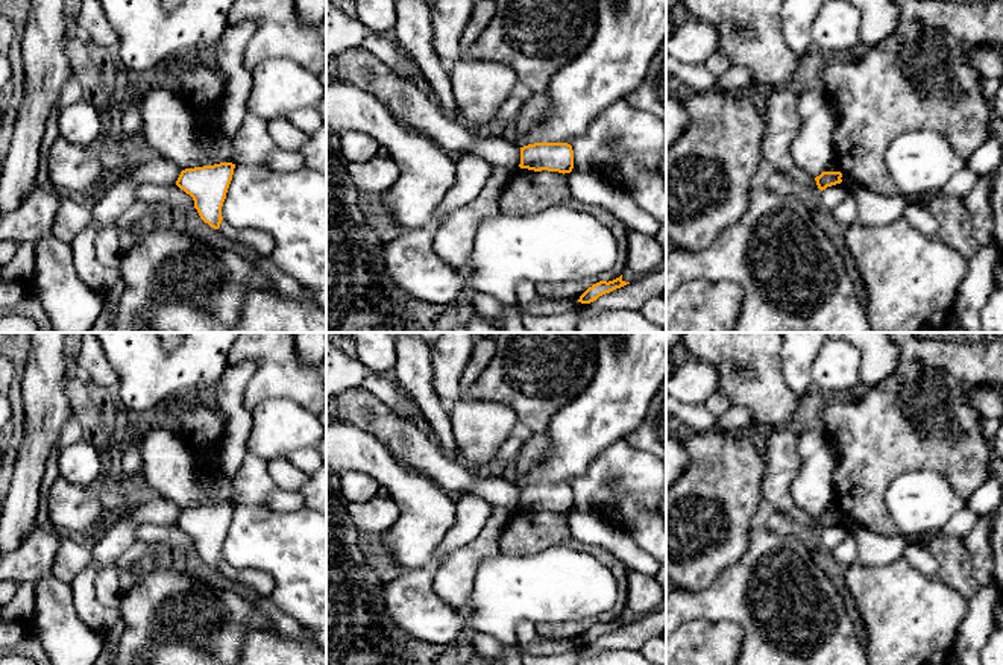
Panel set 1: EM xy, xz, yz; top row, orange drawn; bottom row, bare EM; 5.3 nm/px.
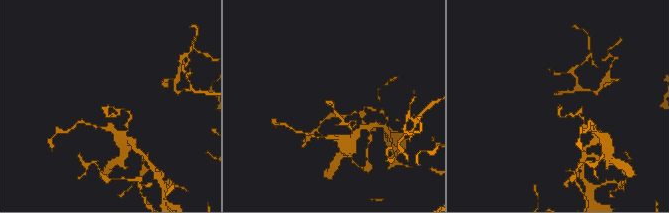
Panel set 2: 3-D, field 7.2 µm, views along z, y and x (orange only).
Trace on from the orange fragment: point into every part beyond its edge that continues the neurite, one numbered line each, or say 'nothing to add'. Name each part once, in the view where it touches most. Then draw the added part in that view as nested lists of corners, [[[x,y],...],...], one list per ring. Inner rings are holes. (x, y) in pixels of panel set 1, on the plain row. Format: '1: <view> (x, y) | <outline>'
nothing to add

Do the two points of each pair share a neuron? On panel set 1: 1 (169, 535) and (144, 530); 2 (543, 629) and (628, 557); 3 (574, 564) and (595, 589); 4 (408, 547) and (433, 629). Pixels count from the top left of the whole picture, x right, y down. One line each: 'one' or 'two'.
1: one
2: two
3: one
4: two

